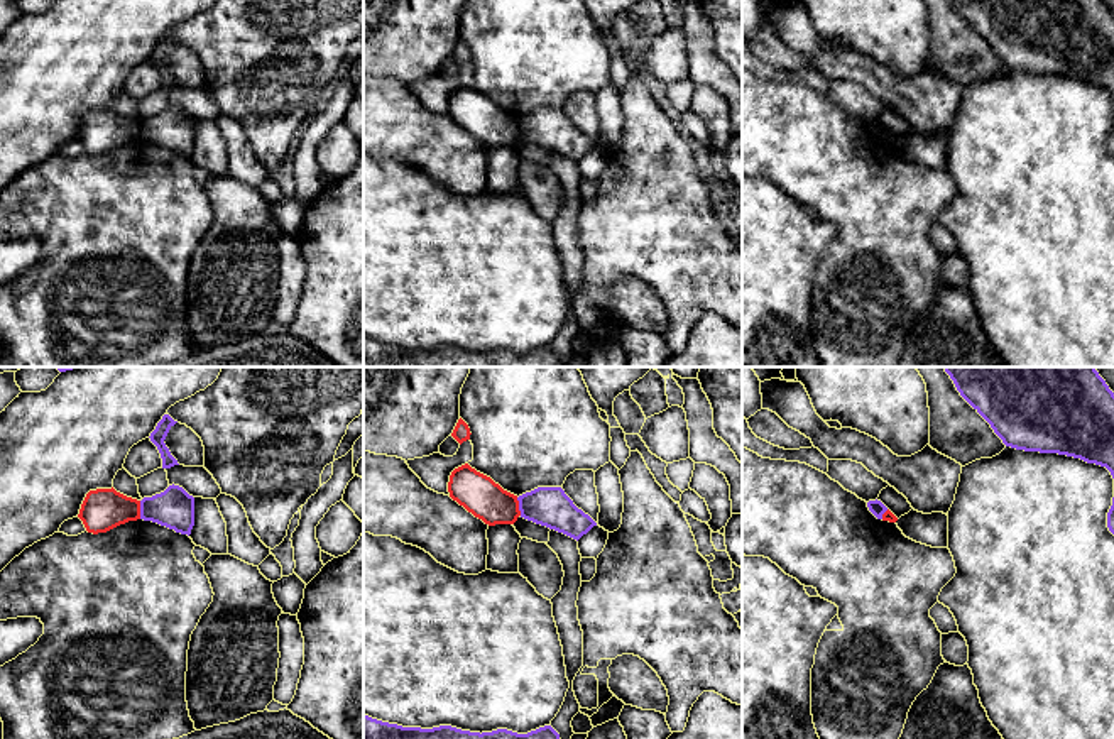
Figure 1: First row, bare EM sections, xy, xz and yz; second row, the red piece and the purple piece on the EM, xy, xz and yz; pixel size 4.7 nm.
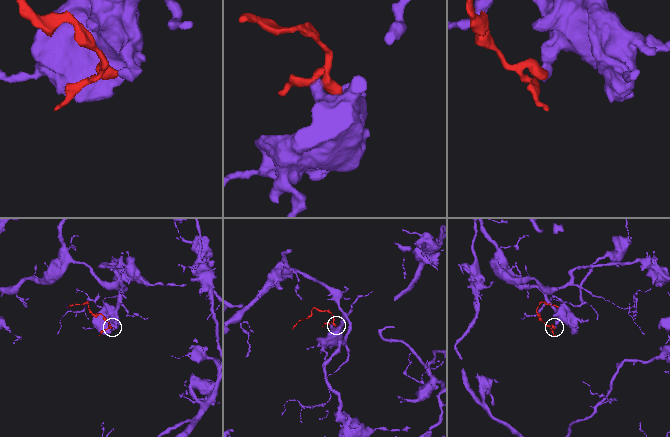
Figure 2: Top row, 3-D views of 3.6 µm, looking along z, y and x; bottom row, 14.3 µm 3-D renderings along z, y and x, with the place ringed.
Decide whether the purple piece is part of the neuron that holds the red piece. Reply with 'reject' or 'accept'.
reject

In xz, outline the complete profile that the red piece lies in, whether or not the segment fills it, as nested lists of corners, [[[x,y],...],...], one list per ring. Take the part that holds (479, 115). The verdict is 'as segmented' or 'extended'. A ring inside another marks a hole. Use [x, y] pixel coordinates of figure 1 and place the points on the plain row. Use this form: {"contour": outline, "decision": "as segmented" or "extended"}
{"contour": [[[468,85],[451,93],[448,113],[453,122],[489,147],[514,145],[521,137],[517,117]]], "decision": "as segmented"}

